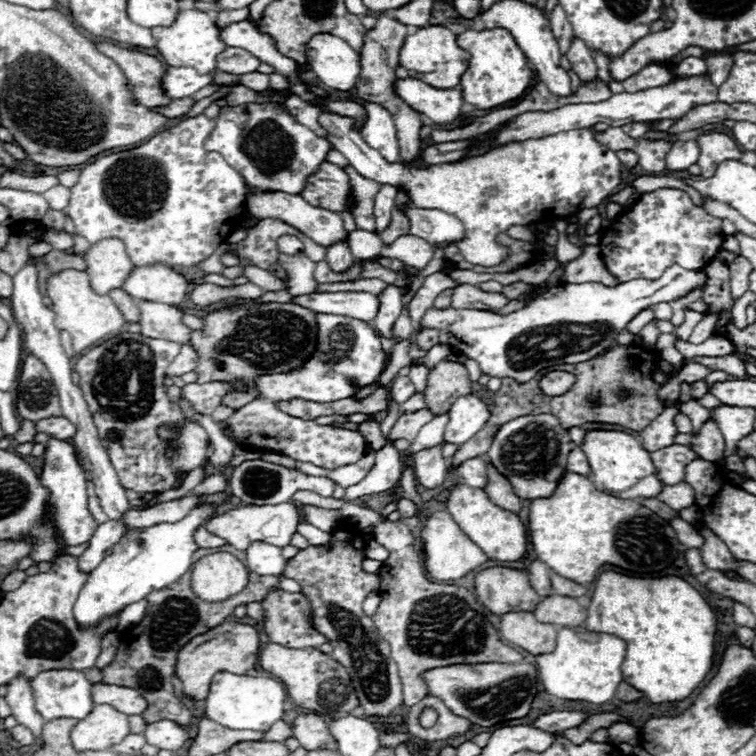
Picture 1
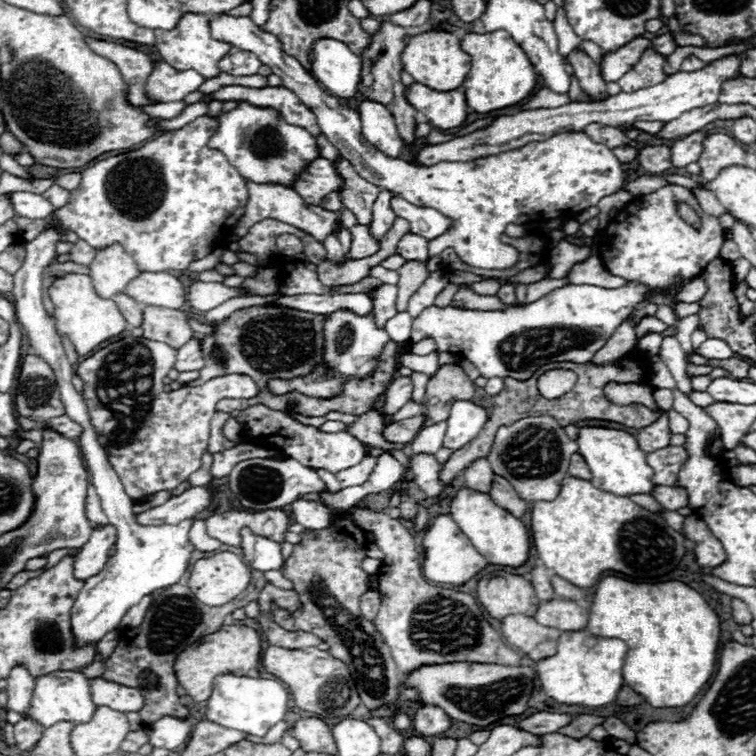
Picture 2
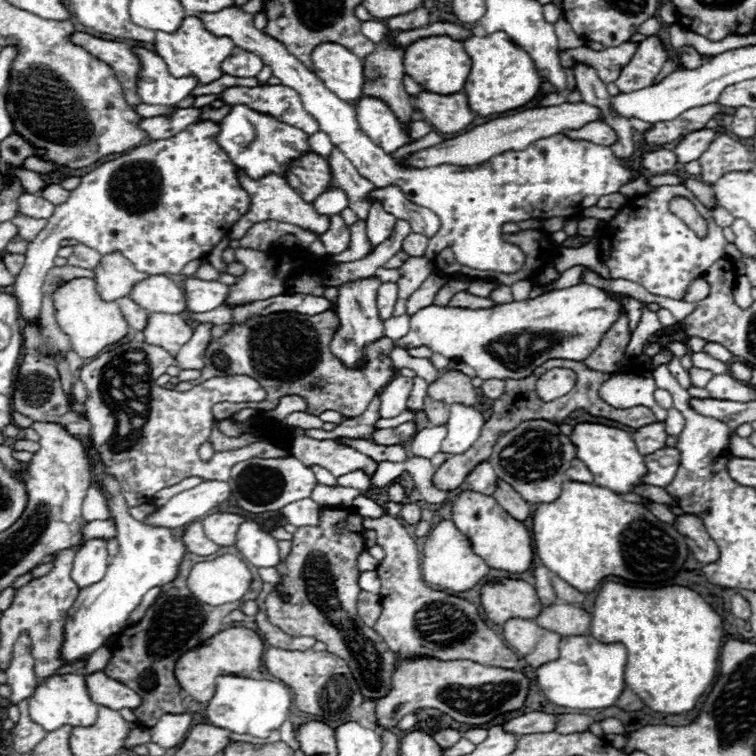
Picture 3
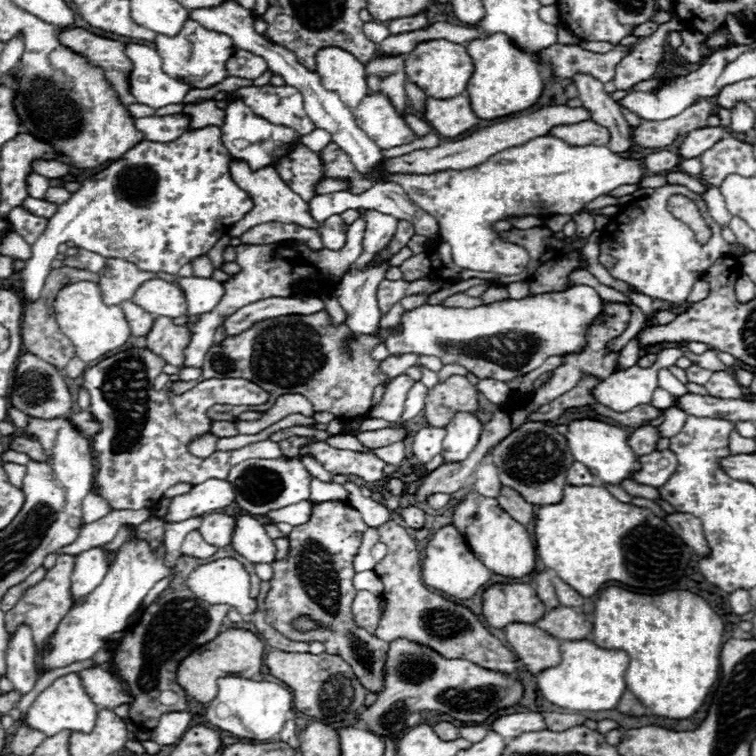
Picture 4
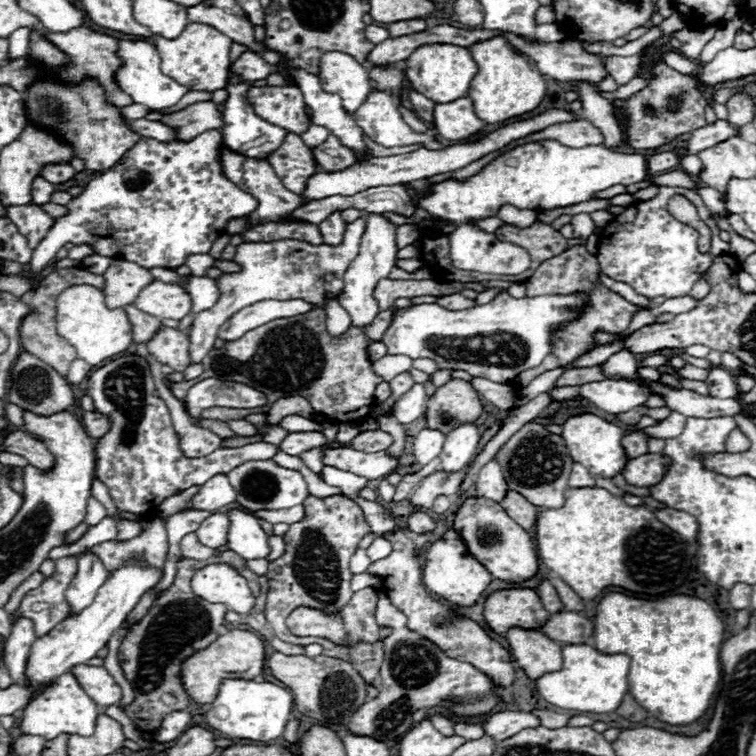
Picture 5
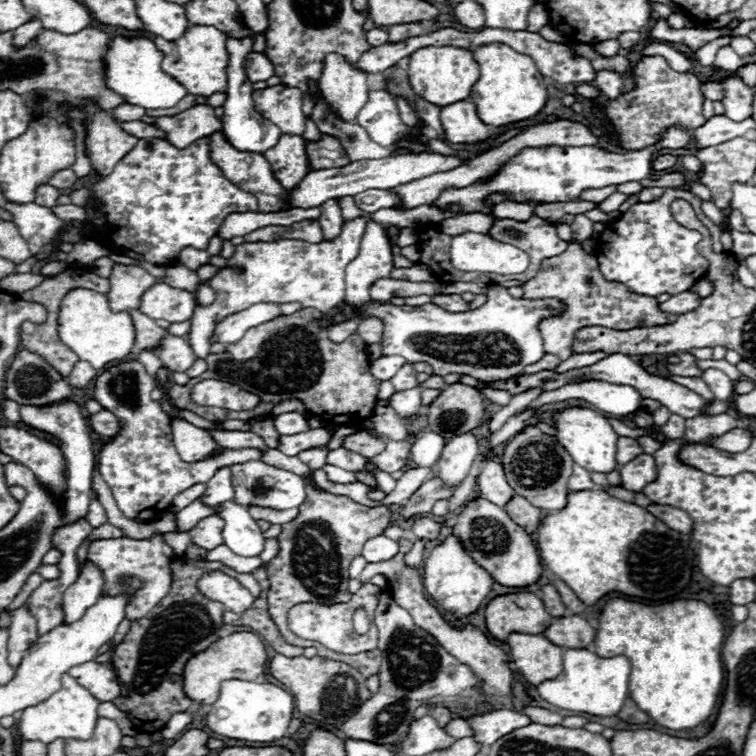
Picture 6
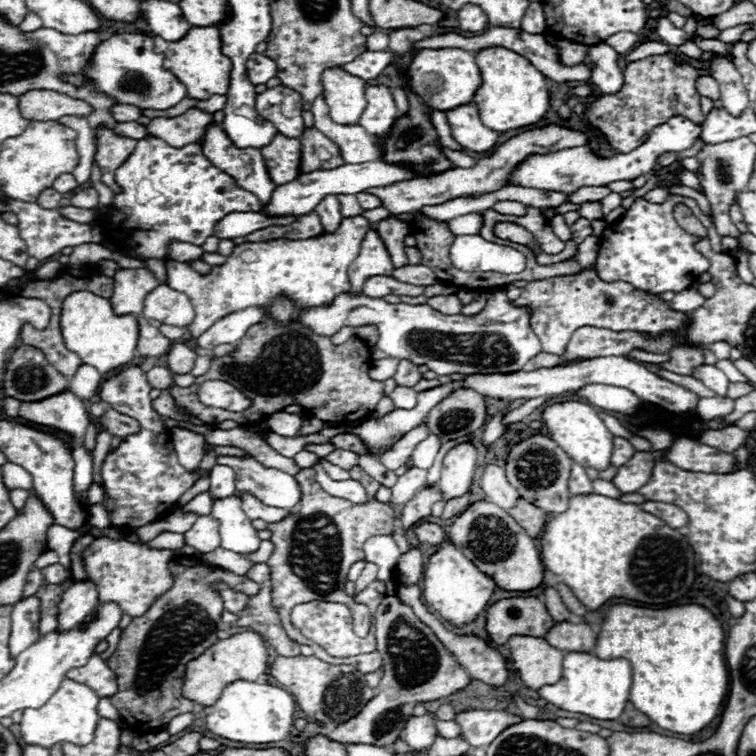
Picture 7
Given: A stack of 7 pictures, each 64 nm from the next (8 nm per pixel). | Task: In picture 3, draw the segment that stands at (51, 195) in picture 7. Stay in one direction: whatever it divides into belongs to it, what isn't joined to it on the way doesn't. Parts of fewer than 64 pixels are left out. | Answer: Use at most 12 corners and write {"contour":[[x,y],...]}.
{"contour":[[10,168],[30,194],[44,190],[44,180],[26,168]]}

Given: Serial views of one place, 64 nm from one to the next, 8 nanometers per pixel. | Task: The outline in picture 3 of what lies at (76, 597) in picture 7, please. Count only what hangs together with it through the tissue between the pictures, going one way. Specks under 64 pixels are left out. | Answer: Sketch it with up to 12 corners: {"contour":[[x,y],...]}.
{"contour":[[104,538],[76,552],[72,580],[80,588],[104,576],[110,562]]}

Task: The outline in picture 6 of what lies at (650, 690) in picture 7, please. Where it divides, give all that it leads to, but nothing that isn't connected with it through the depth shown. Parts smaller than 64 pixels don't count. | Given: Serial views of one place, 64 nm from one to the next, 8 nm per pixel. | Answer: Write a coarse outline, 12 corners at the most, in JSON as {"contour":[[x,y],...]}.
{"contour":[[610,598],[594,652],[630,698],[686,730],[714,710],[724,626],[700,600]]}

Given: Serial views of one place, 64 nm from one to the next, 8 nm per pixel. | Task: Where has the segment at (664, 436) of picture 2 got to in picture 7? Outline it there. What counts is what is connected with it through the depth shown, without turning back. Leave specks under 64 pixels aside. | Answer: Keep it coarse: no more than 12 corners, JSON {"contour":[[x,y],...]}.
{"contour":[[614,438],[612,466],[624,466],[634,456],[626,438]]}

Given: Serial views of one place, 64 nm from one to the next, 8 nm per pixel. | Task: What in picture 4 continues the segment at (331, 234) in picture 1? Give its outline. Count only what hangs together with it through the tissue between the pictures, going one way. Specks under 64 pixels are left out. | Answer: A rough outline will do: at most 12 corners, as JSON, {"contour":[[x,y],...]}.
{"contour":[[232,160],[234,182],[254,202],[228,232],[240,238],[264,222],[320,230],[274,168],[252,172]]}

